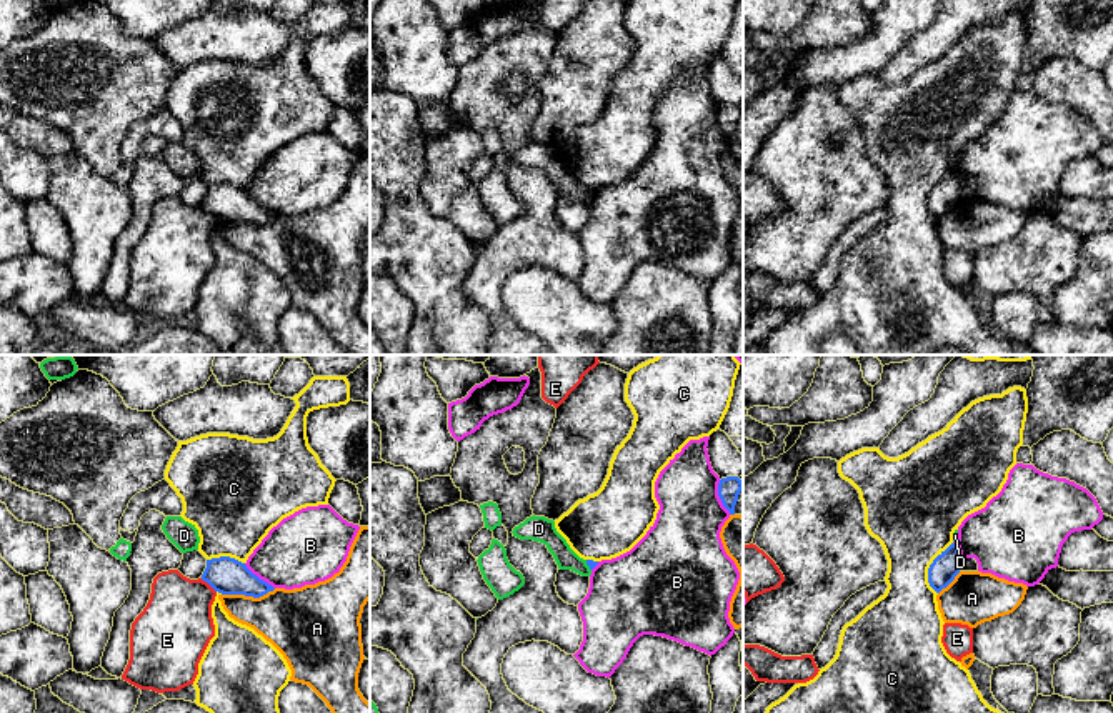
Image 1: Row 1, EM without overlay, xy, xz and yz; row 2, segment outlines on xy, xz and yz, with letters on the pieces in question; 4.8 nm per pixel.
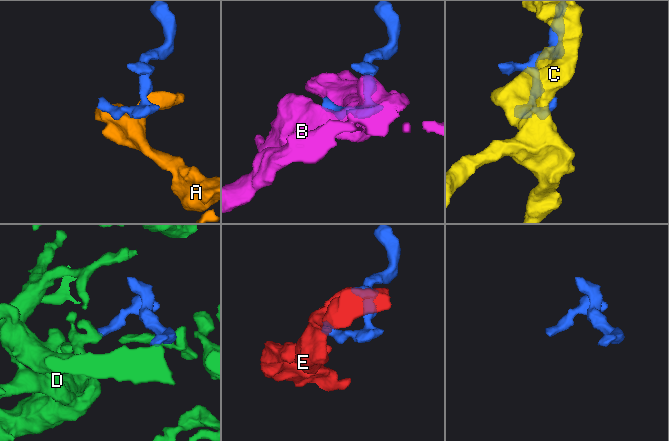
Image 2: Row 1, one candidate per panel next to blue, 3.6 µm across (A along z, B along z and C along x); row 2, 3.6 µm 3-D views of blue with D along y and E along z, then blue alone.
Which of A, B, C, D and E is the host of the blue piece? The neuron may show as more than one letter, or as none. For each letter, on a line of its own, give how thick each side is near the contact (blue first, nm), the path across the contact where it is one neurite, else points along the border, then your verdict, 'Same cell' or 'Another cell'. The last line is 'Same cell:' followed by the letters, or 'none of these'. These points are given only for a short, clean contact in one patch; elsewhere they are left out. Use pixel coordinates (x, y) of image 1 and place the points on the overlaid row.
A: Thickness 180 nm (blue) against 300 nm. Another cell
B: Thickness 180 nm (blue) against 340 nm. Another cell
C: Thickness 140 nm (blue) against 400 nm. Another cell
D: Thickness 40 nm (blue) against 100 nm. Same cell
E: Thickness 180 nm (blue) against 340 nm. Another cell
Same cell: D

